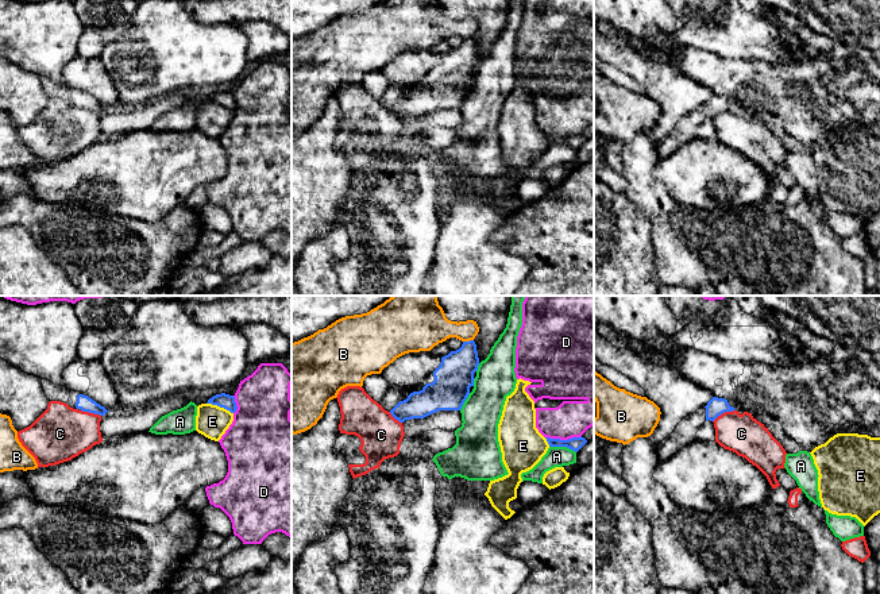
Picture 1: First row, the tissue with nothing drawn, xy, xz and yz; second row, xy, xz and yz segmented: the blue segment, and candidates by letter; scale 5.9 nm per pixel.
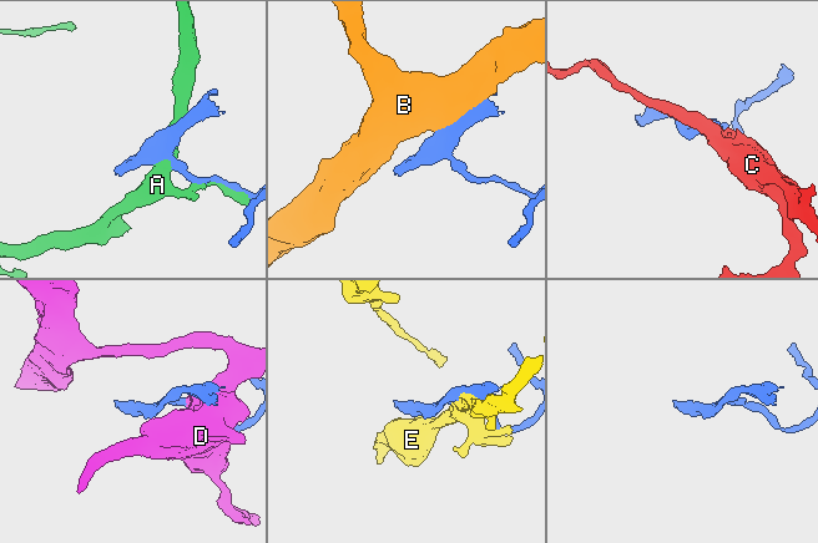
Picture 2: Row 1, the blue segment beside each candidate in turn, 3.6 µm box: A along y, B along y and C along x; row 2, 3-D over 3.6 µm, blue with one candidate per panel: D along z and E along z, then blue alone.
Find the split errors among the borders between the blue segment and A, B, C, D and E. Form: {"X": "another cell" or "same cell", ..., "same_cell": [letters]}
{"A": "another cell", "B": "another cell", "C": "another cell", "D": "another cell", "E": "another cell", "same_cell": []}

